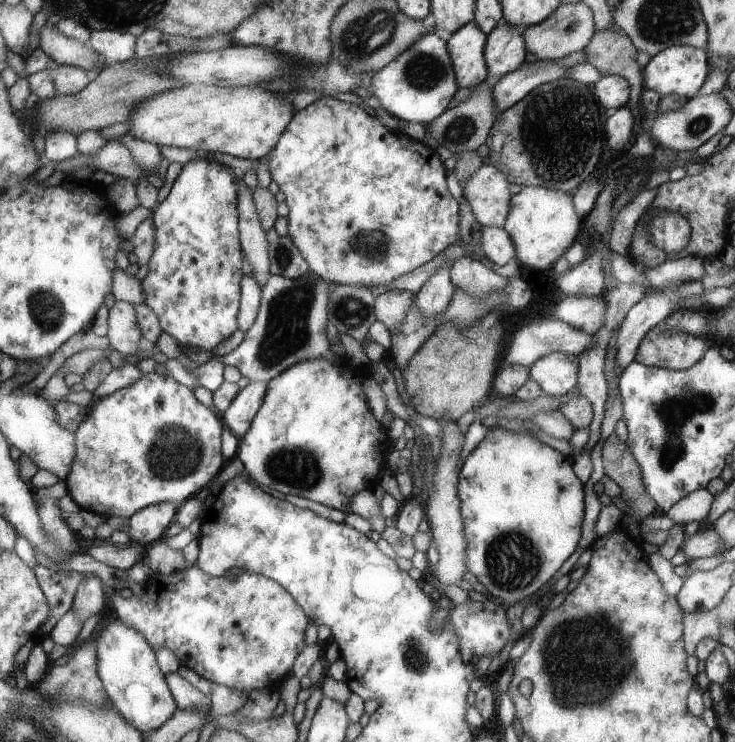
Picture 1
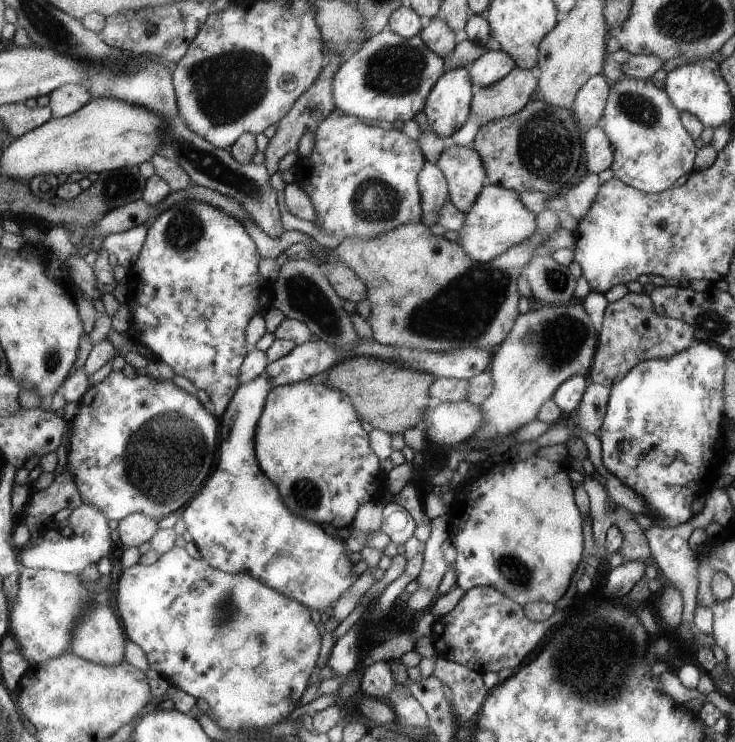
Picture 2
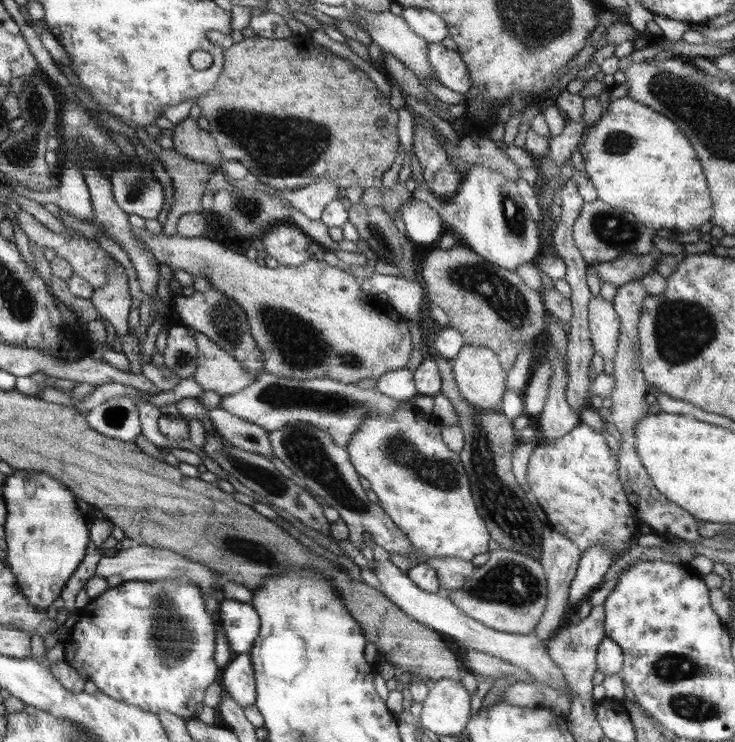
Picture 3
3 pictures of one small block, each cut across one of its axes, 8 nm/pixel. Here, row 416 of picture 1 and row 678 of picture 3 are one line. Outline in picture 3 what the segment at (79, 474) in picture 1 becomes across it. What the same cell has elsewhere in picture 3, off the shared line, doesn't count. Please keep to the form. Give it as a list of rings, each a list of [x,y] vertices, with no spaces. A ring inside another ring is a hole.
[[[186,575],[173,579],[160,579],[153,581],[130,581],[122,582],[115,588],[109,588],[104,594],[97,598],[90,599],[85,608],[80,610],[80,618],[76,625],[69,631],[69,636],[63,640],[66,661],[76,673],[87,681],[94,682],[98,687],[98,691],[110,698],[117,699],[118,702],[129,703],[130,706],[141,707],[142,710],[150,711],[158,714],[161,710],[167,710],[172,714],[187,718],[197,717],[196,706],[204,704],[204,692],[210,684],[216,682],[218,678],[218,666],[216,666],[216,646],[217,646],[217,626],[214,626],[214,618],[208,614],[204,598],[202,598],[201,588],[196,586]]]

